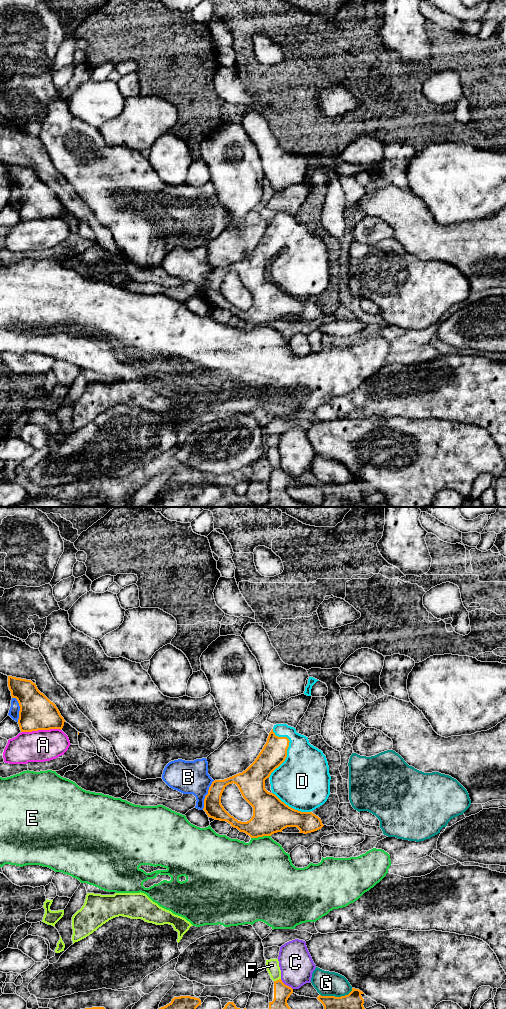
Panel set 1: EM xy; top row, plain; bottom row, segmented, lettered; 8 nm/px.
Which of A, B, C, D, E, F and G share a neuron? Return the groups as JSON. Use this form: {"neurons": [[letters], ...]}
{"neurons": [["A"], ["B"], ["C"], ["D"], ["E"], ["F"], ["G"]]}

